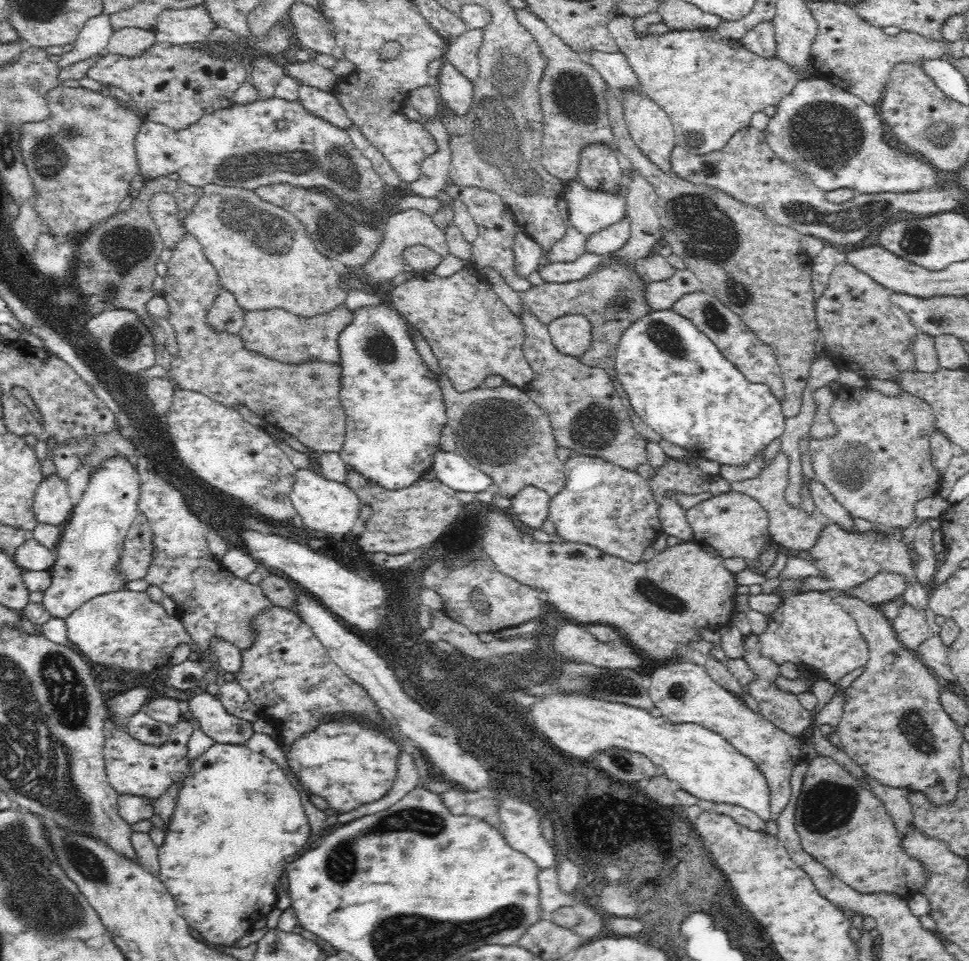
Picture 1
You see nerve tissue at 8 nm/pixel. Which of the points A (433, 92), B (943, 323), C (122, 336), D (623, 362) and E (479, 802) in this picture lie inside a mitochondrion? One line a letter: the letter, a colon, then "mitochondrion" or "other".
A: other
B: mitochondrion
C: mitochondrion
D: other
E: other

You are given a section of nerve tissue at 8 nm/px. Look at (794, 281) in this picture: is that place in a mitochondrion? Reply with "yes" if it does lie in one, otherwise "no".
no

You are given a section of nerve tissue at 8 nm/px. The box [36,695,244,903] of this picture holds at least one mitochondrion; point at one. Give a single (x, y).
(87, 863)

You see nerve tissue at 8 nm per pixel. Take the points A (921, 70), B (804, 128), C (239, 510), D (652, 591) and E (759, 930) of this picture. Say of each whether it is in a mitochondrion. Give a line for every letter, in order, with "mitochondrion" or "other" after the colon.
A: other
B: mitochondrion
C: other
D: mitochondrion
E: other

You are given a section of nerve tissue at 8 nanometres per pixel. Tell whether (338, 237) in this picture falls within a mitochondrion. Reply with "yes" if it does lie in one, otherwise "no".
yes

